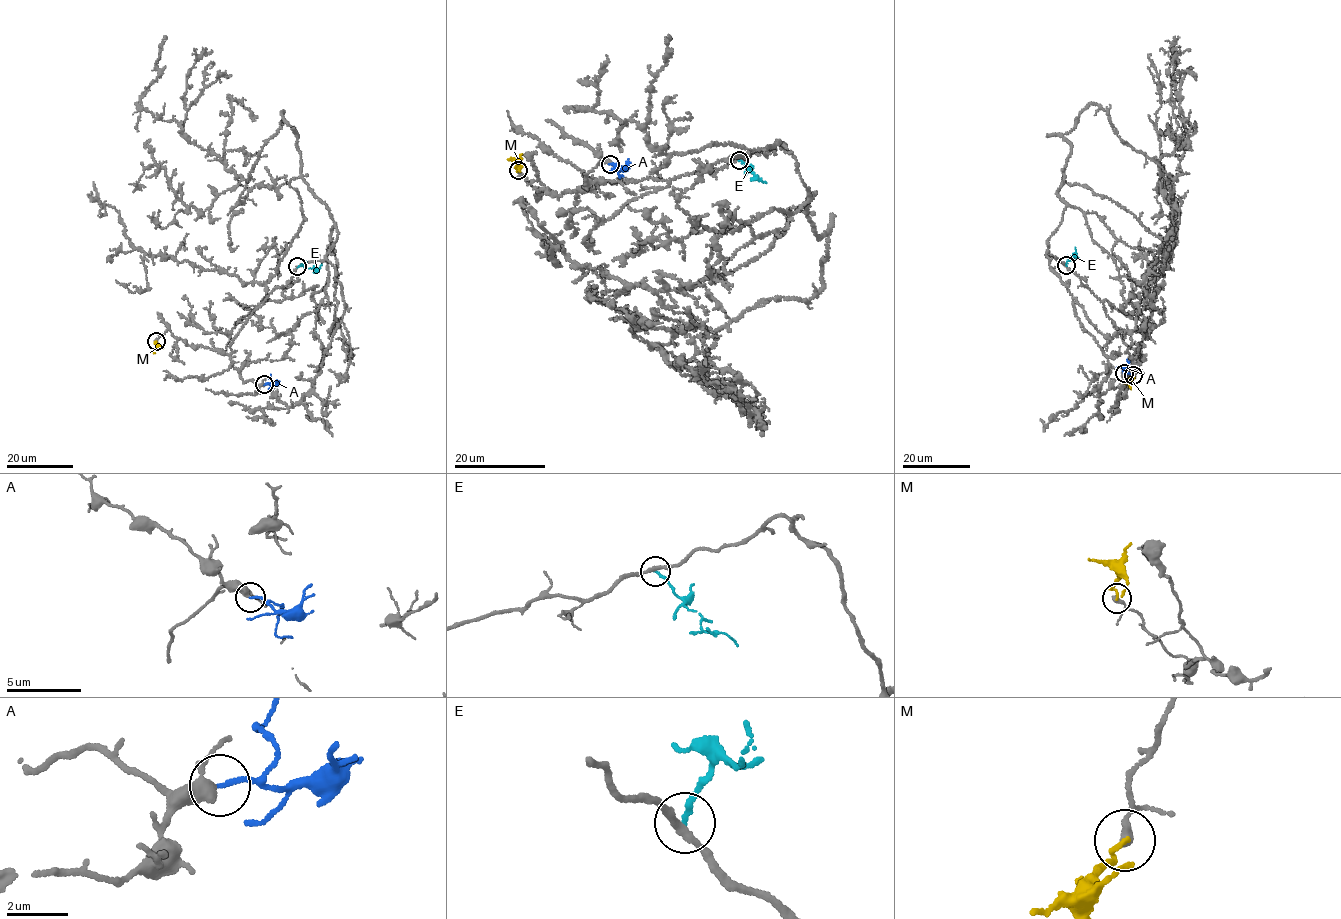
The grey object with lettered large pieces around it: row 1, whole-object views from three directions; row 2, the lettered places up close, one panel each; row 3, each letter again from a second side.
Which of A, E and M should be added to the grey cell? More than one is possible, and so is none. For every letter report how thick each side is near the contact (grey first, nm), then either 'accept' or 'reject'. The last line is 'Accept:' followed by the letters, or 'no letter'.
A: calibres 360 and 140 nm; accept
E: calibres 240 and 180 nm; reject
M: calibres 200 and 130 nm; reject
Accept: A

